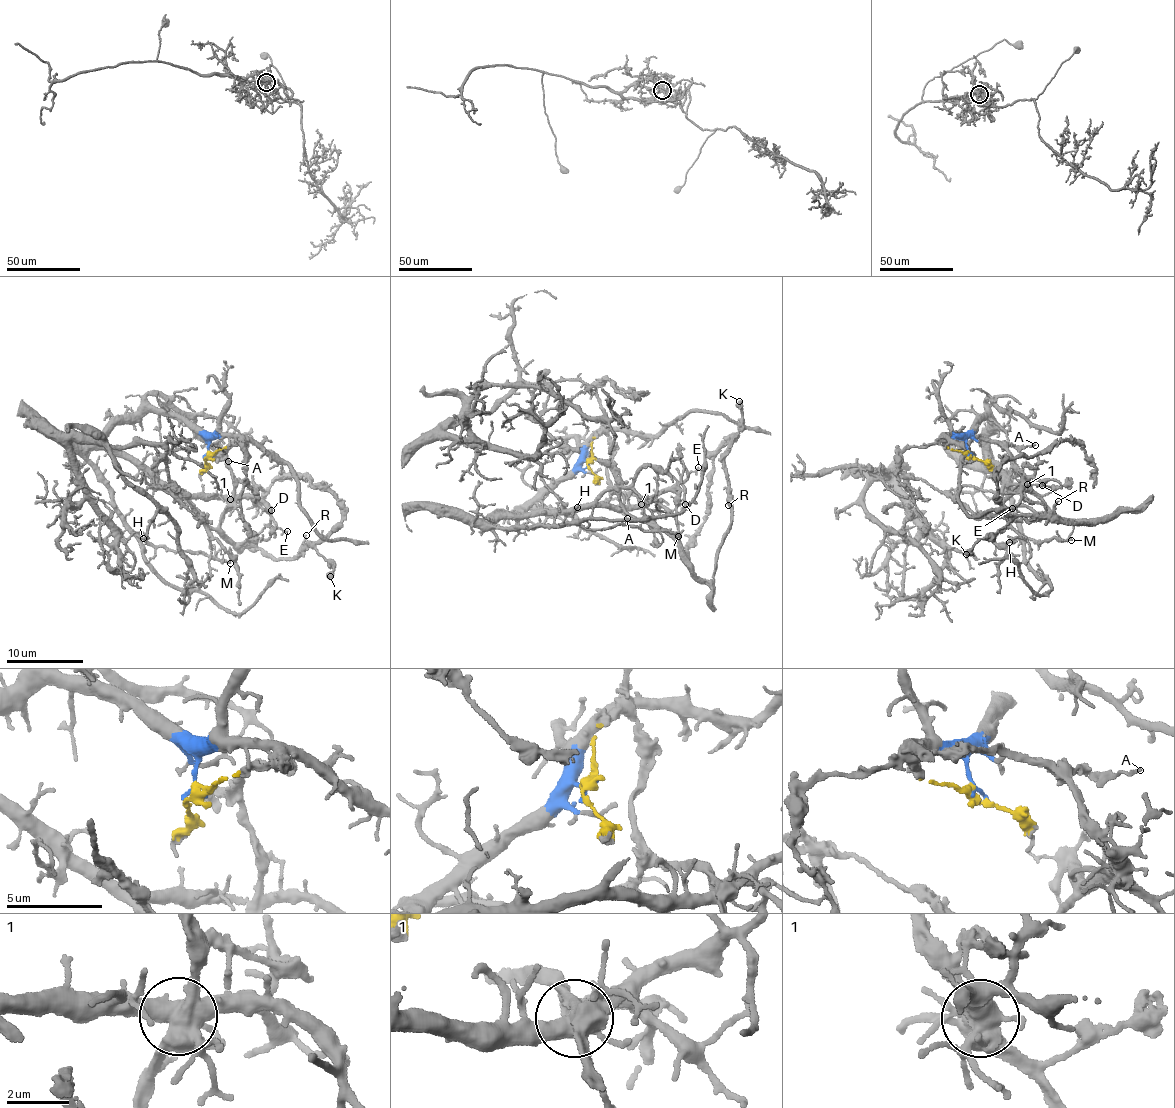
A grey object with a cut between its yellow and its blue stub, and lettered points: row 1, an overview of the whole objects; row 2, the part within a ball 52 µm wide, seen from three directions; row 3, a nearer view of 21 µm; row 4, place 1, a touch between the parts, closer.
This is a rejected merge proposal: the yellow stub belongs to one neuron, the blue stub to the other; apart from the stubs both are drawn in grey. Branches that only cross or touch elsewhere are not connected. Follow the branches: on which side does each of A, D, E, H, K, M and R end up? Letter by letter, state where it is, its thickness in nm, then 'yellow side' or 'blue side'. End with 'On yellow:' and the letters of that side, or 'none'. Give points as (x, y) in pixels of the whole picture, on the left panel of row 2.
A: at (228, 461); 150 nm thick; yellow side
D: at (271, 510); 190 nm thick; blue side
E: at (287, 531); 110 nm thick; blue side
H: at (143, 538); 170 nm thick; blue side
K: at (330, 576); 400 nm thick; yellow side
M: at (230, 563); 220 nm thick; blue side
R: at (306, 535); 160 nm thick; yellow side
On yellow: A, K, R

